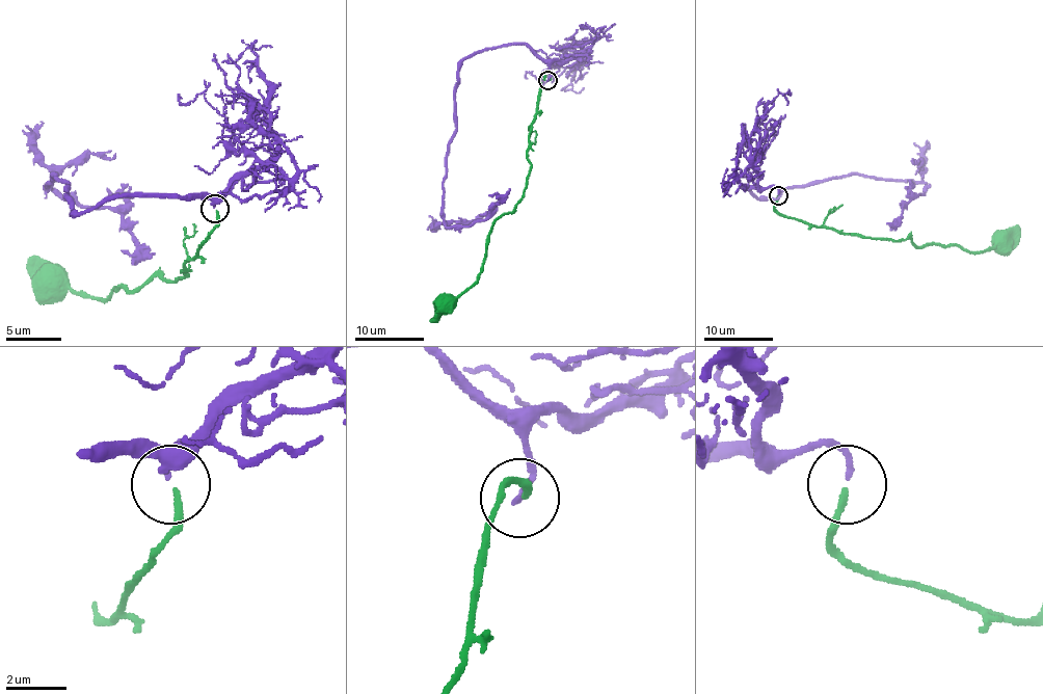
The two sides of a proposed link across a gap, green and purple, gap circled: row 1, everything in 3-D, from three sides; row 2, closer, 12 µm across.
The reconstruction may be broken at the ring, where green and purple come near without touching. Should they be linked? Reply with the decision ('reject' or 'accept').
accept

